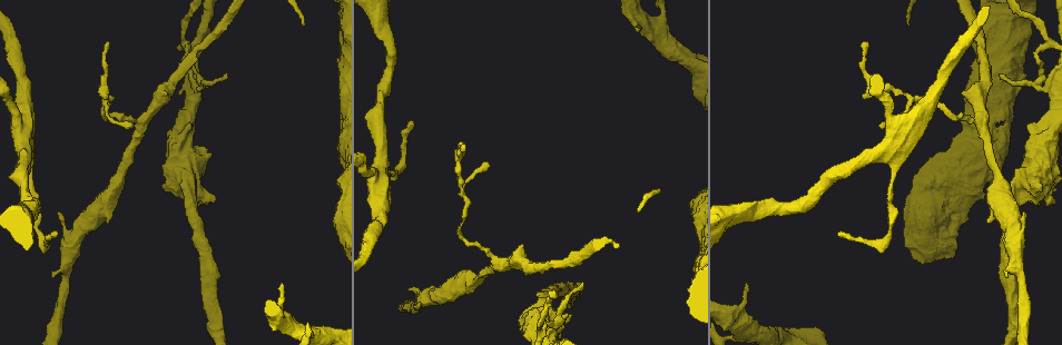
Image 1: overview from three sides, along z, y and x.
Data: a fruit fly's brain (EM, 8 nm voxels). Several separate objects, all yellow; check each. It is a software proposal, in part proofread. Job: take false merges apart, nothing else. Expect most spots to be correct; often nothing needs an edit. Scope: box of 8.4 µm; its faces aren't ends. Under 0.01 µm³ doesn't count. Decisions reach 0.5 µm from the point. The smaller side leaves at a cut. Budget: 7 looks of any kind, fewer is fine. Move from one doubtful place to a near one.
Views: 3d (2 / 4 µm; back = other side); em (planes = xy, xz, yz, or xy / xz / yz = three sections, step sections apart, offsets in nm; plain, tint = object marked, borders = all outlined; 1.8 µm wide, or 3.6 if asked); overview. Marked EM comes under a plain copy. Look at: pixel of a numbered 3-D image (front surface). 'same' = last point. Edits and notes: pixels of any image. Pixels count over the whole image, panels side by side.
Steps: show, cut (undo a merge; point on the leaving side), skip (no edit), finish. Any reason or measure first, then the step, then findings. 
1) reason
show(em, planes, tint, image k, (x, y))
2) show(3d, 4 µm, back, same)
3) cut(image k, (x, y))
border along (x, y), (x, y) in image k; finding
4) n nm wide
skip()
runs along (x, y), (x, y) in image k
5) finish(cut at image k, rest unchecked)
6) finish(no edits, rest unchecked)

three arms meet
show(3d, 4 µm, image 1, (979, 124))

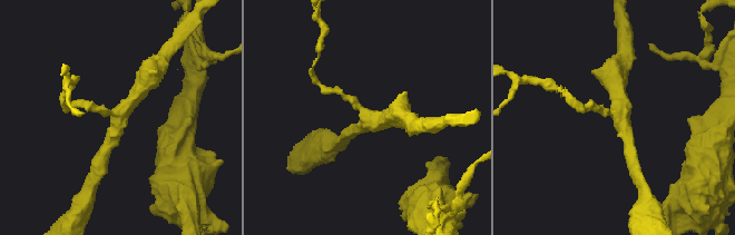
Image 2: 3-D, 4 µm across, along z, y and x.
3 arms; need the tissue
show(em, planes, borders, image 2, (617, 119))

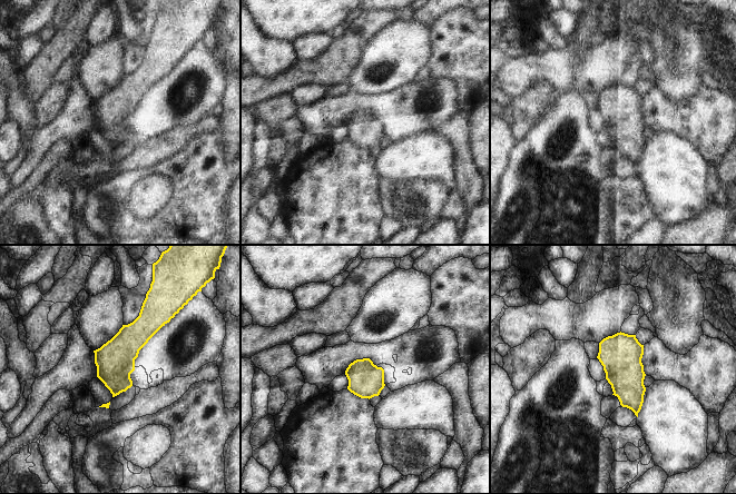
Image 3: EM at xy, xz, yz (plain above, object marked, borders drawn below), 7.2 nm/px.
skip()
continuous, no second cell

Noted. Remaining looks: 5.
sharp bend
show(em, yz, step 8, tint, image 1, (43, 238))

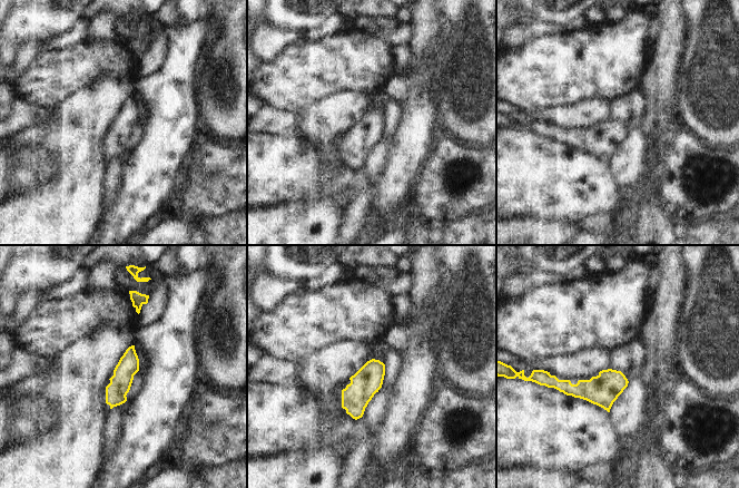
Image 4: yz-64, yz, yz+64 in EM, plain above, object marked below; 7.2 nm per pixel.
show(em, xy, step 4, tint, same)

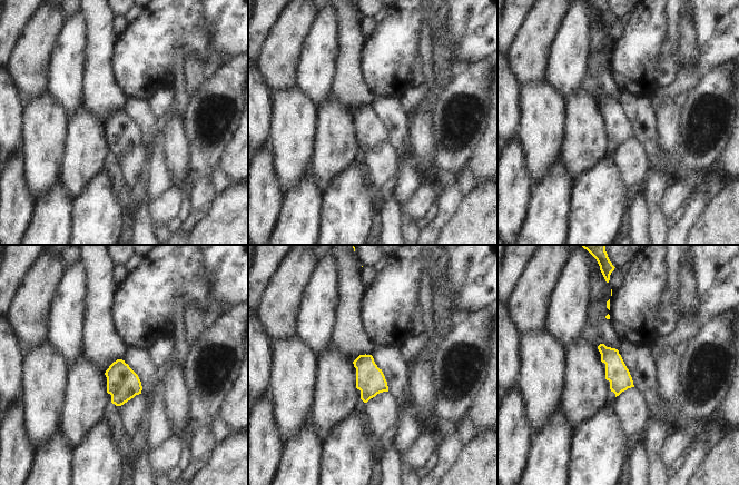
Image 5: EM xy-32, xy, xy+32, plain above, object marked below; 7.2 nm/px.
skip()
one cell here

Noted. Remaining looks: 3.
abrupt turn
show(em, xy, step 16, tint, image 1, (24, 133))

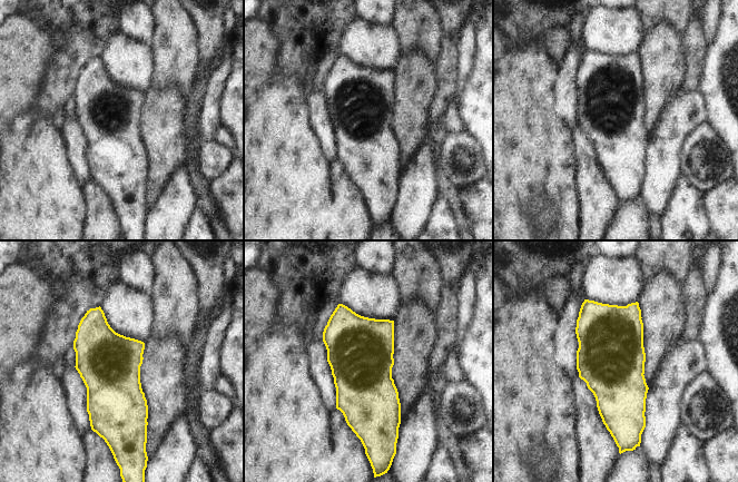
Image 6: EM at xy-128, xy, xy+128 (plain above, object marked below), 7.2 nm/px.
skip()
all the same cell

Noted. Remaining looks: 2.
finish(no edits, rest unchecked)

